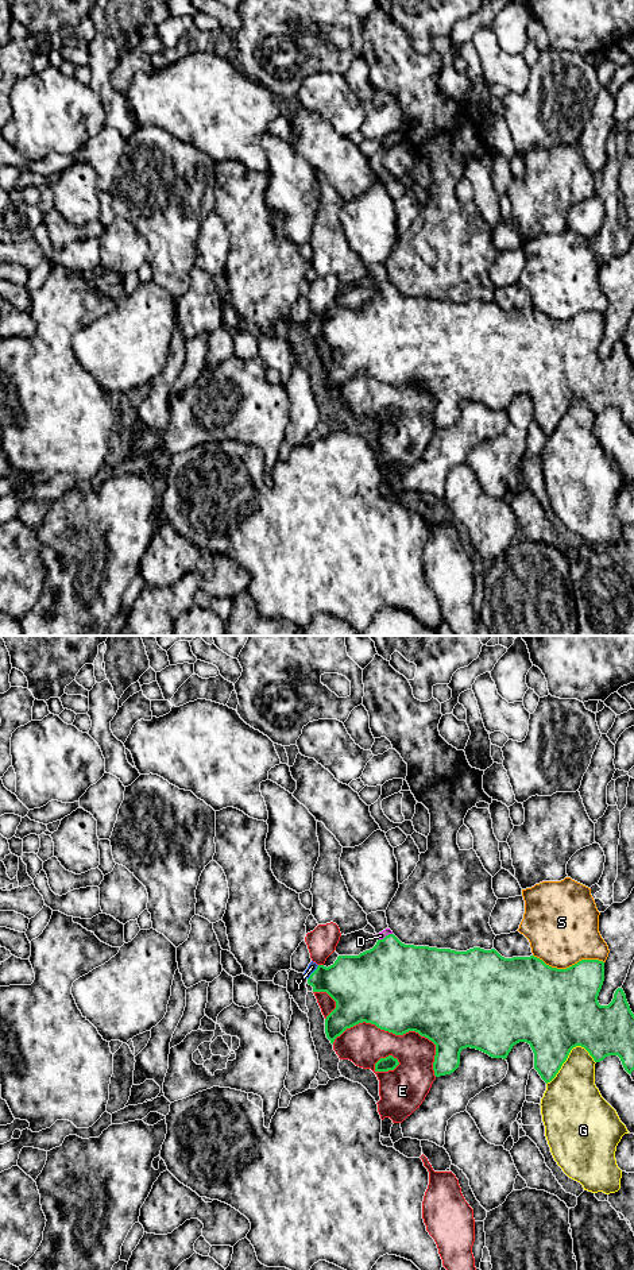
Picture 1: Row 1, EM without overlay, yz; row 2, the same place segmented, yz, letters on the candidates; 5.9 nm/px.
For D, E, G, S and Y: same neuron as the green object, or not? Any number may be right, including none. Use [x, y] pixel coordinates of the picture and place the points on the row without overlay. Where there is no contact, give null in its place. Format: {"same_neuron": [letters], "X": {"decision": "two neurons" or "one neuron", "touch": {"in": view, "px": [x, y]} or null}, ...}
{"same_neuron": ["D", "Y"], "D": {"decision": "one neuron", "touch": {"in": "yz", "px": [386, 288]}}, "E": {"decision": "two neurons", "touch": {"in": "yz", "px": [398, 386]}}, "G": {"decision": "two neurons", "touch": {"in": "yz", "px": [568, 406]}}, "S": {"decision": "two neurons", "touch": {"in": "yz", "px": [568, 320]}}, "Y": {"decision": "one neuron", "touch": {"in": "yz", "px": [313, 324]}}}

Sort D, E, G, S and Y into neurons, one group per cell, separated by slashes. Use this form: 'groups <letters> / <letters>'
groups D Y / E / G / S

